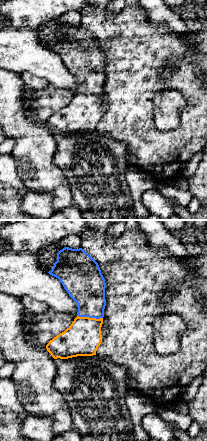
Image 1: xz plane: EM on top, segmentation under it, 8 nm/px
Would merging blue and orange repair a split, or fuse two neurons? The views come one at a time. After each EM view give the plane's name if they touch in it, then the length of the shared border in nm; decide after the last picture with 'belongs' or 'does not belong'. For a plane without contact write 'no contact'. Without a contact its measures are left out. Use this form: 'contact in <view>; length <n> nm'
contact in xz; length 200 nm

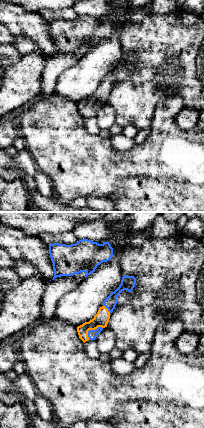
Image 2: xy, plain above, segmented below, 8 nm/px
contact in xy; length 160 nm

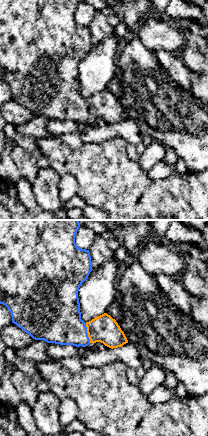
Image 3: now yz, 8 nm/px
contact in yz; length 170 nm

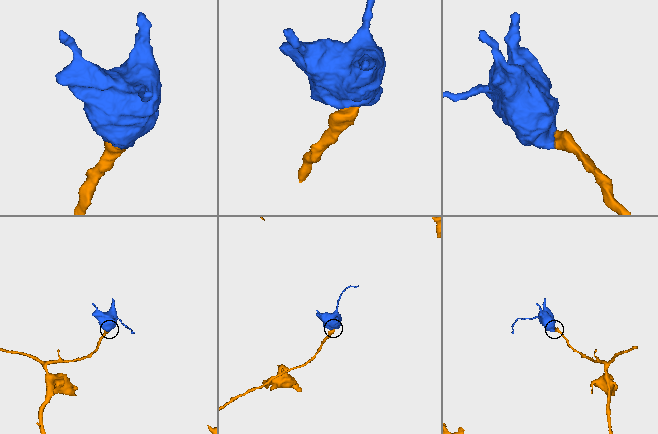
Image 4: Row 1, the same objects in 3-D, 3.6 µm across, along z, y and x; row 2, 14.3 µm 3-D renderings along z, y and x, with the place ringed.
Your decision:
belongs

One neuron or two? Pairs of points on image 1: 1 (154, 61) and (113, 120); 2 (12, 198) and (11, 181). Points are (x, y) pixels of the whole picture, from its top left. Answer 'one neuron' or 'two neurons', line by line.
1: one neuron
2: one neuron

